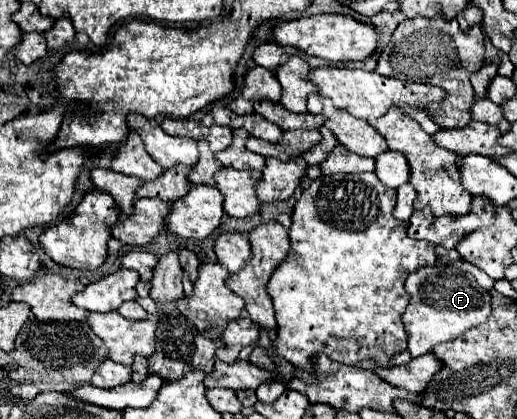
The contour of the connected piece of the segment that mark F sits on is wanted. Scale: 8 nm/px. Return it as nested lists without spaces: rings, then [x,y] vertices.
[[[439,263],[433,267],[417,269],[411,273],[411,277],[407,277],[405,289],[411,301],[403,313],[403,327],[407,333],[407,351],[411,357],[429,353],[435,345],[459,337],[463,331],[485,323],[491,315],[489,293],[477,287],[475,277],[461,271],[457,263]]]

